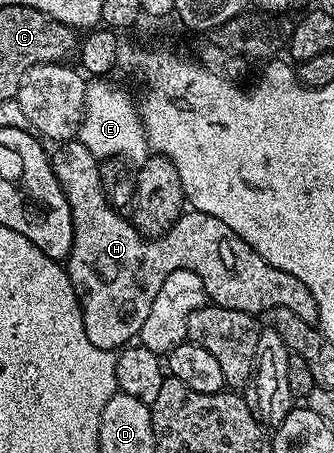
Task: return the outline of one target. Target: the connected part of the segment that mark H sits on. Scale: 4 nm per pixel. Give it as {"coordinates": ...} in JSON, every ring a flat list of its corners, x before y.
{"coordinates":[[64,141,57,147,60,148,50,155,52,168,56,180,64,184,66,201,72,214,72,248,66,260,66,270,82,309,84,335,90,337,90,345,98,345,100,351,109,353,129,346,139,336,142,321,146,321,150,305,154,305,154,297,158,297,158,289,162,289,162,281,166,281,170,273,183,270,198,274,204,292,215,306,238,309,254,316,259,316,260,311,271,312,277,307,285,307,298,313,302,321,310,324,317,322,318,305,314,301,314,293,310,293,310,289,306,289,294,273,274,269,270,261,254,253,254,249,250,249,250,245,246,245,246,241,242,241,230,225,218,221,218,217,210,217,210,213,188,209,165,235,145,238,125,216,124,219,120,216,123,214,117,208,106,201,106,193,102,193,100,163,94,154,79,141]]}

